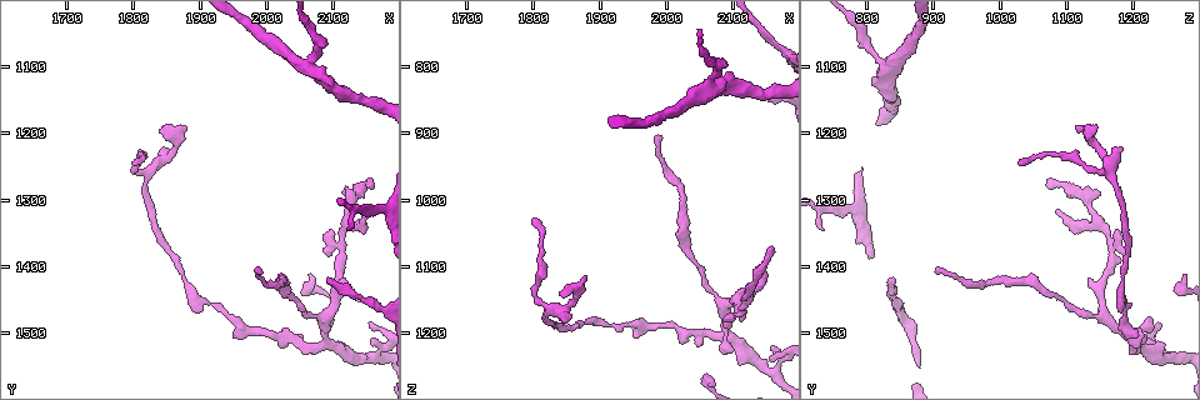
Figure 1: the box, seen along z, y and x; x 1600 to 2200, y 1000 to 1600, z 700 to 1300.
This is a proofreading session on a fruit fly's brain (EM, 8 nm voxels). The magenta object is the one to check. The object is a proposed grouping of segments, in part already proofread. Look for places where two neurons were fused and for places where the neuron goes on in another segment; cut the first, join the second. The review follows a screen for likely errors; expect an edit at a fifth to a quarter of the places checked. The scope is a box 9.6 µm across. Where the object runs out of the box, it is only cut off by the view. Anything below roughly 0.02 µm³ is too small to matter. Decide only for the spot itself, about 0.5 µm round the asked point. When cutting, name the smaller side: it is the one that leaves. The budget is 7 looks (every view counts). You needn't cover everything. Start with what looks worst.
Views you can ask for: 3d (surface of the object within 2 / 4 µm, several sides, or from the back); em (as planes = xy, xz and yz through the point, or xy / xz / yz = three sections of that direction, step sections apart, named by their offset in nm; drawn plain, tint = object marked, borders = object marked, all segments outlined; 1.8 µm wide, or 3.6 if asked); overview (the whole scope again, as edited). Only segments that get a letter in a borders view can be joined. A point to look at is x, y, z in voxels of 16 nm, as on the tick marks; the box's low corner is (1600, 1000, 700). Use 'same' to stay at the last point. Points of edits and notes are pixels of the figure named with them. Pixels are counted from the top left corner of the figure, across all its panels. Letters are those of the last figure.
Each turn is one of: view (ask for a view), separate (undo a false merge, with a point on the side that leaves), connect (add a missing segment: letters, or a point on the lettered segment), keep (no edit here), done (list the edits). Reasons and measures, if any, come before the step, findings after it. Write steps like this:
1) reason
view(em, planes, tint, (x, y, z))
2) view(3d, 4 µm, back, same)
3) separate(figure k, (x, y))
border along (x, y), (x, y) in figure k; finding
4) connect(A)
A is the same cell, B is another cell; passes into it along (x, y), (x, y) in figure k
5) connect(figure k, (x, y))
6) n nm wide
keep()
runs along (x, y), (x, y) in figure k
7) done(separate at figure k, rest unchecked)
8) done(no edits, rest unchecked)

abrupt turn
view(em, planes, borders, (2160, 1535, 1260))

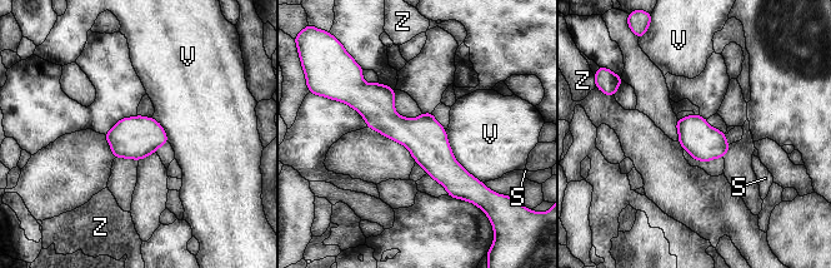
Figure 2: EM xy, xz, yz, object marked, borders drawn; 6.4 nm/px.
220 nm wide; V touches over 420 nm
keep()
S, V and Z are other cells; all the same neuron

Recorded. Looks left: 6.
an open end
view(em, planes, borders, (1845, 1190, 1145))

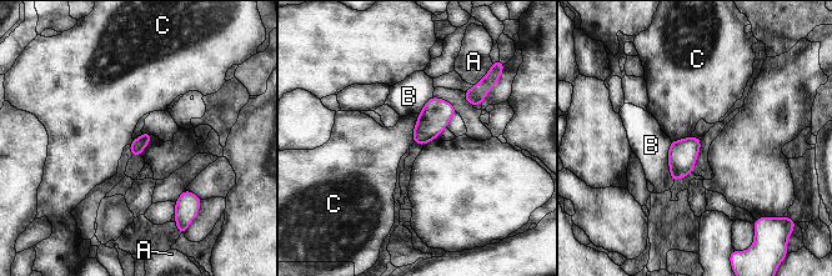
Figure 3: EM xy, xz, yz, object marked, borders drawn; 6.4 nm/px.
keep()
A, B and C are other cells; none of them fits

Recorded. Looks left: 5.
an open end
view(em, planes, borders, (1795, 1245, 1035))

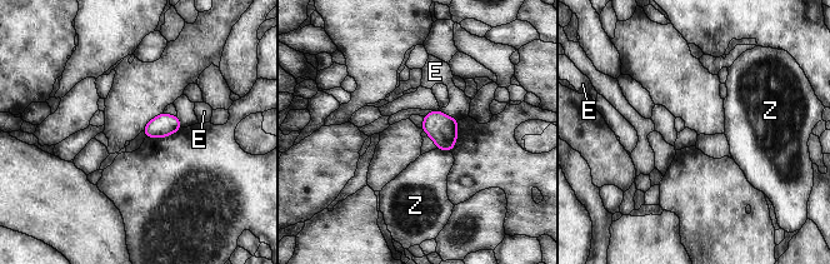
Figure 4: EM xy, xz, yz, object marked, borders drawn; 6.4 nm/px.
keep()
E and Z are other cells; no lettered segment goes on from it

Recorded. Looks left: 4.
done(no edits, rest unchecked)

